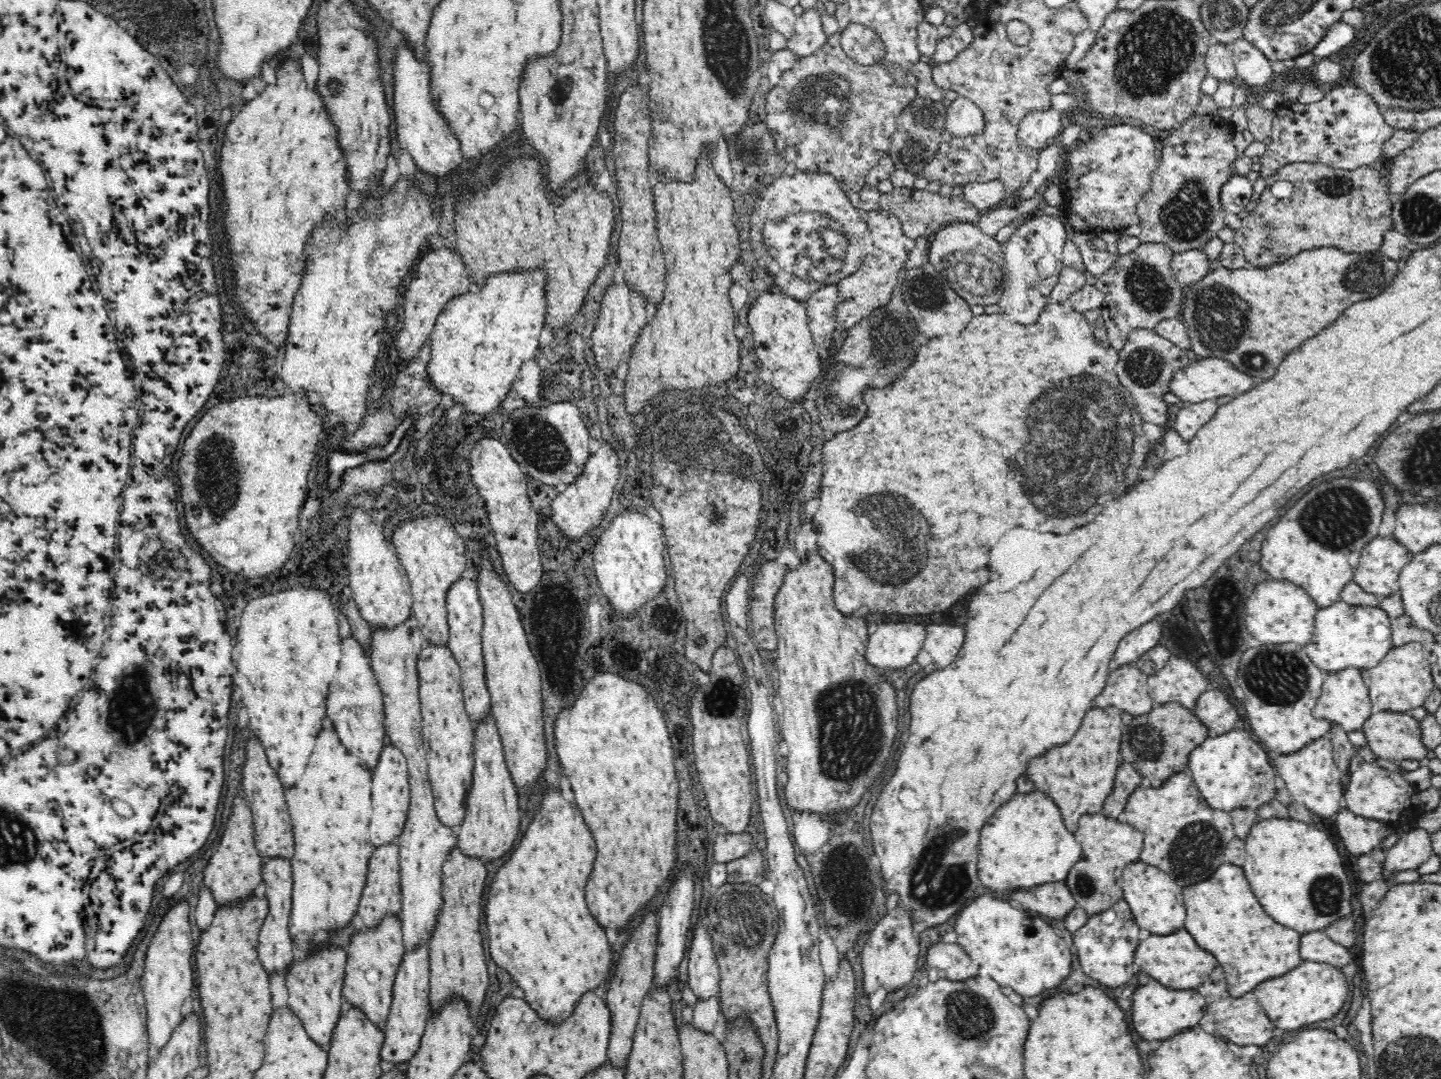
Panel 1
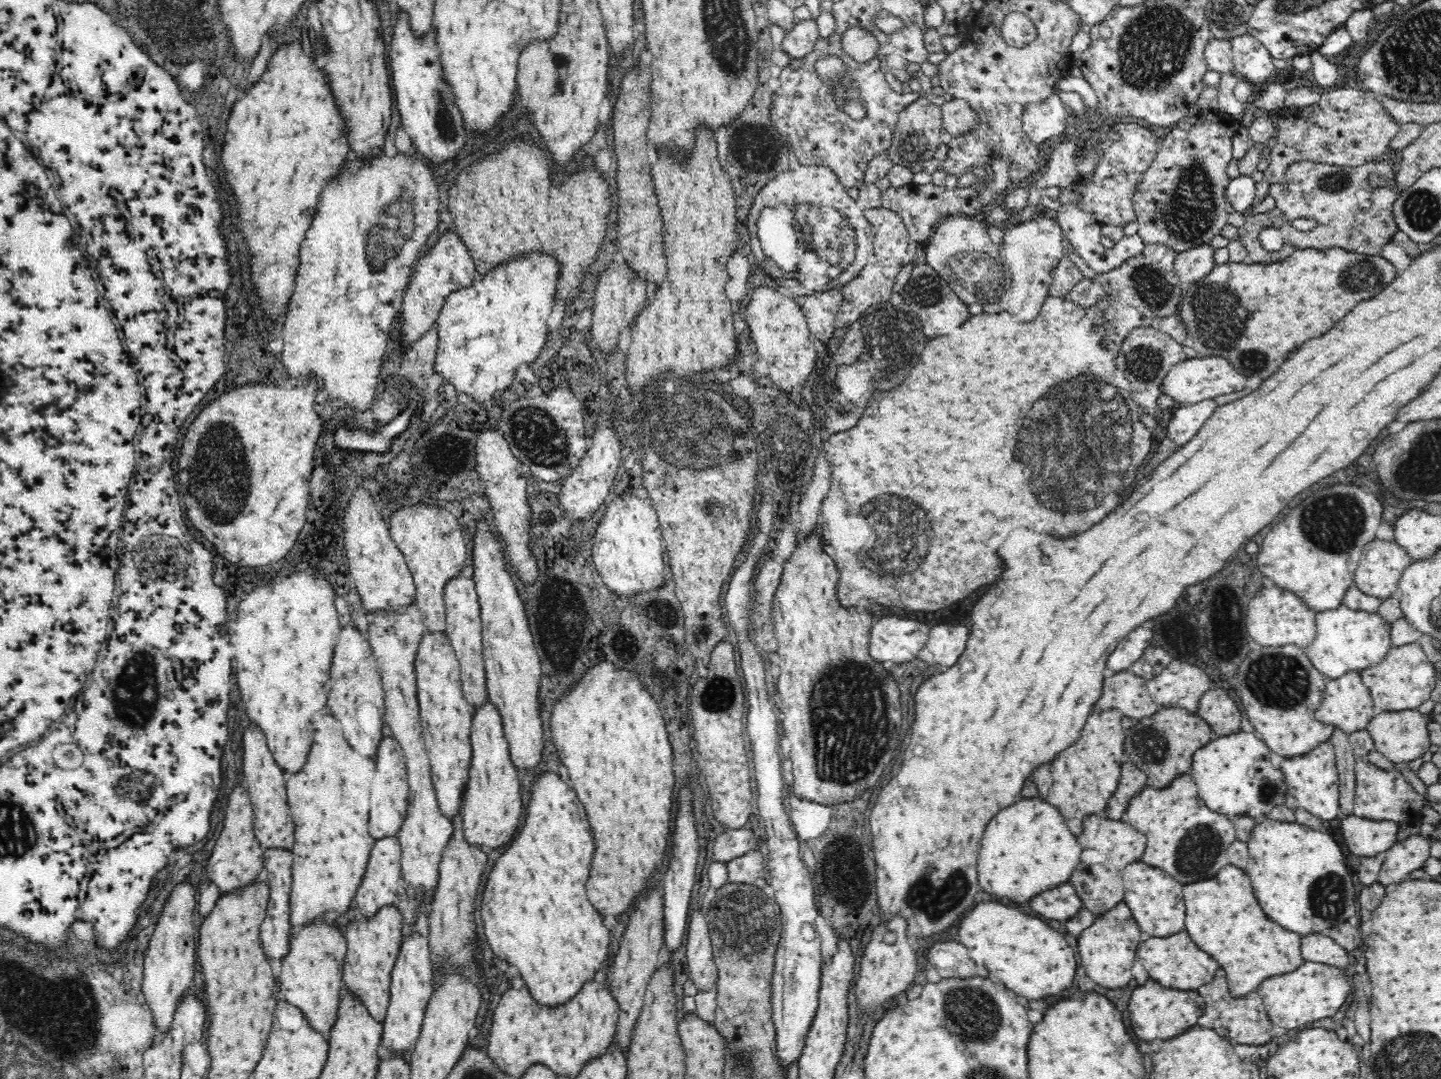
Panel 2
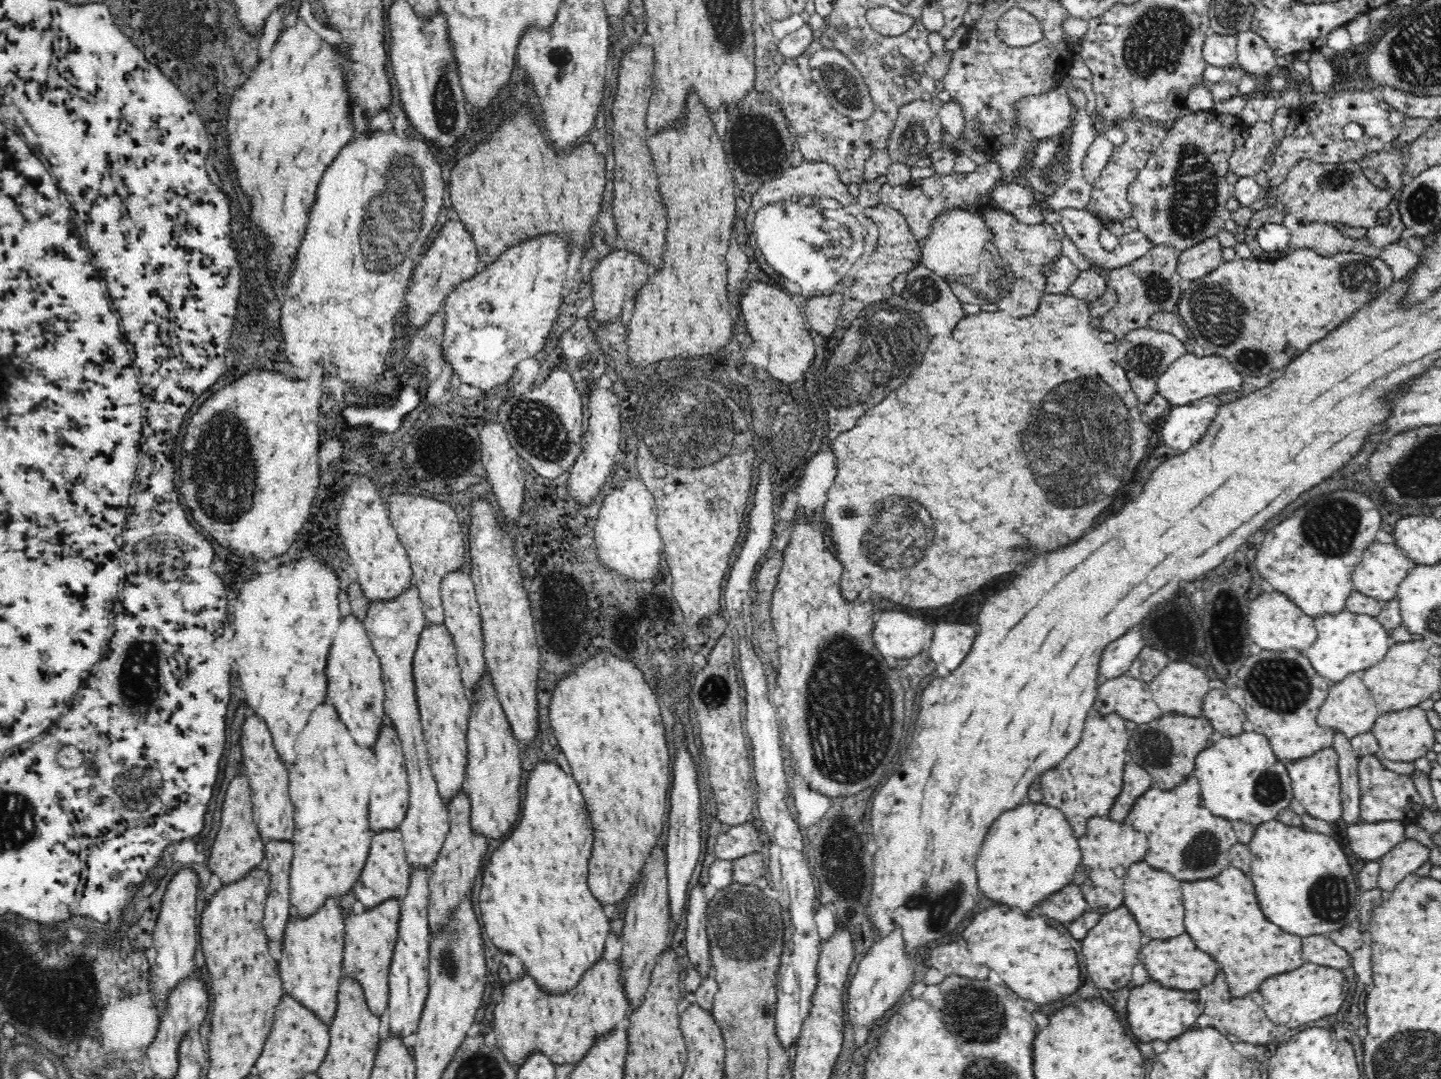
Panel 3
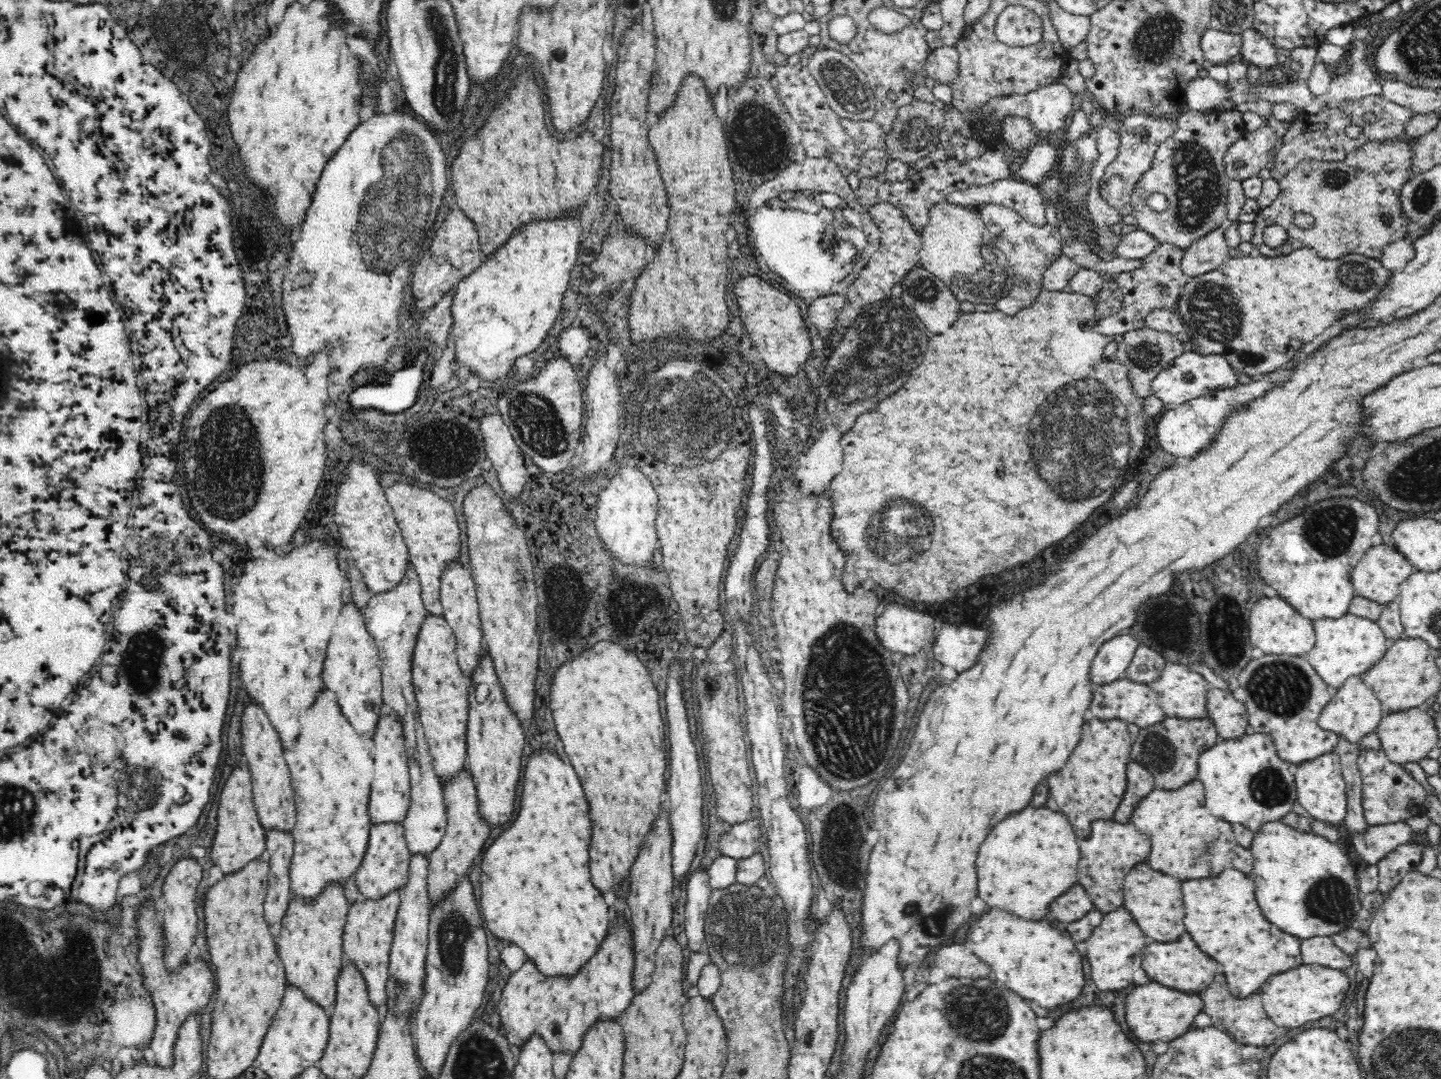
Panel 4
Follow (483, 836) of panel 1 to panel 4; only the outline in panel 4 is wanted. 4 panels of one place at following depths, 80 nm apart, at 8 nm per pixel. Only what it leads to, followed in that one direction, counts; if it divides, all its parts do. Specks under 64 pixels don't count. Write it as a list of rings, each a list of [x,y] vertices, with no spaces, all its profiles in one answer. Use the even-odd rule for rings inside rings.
[[[488,648],[482,650],[470,678],[470,706],[467,720],[466,765],[476,777],[476,789],[482,812],[488,824],[501,826],[512,818],[516,787],[522,772],[522,748],[524,748],[524,726],[522,719],[512,708],[500,677],[496,672],[494,659]]]

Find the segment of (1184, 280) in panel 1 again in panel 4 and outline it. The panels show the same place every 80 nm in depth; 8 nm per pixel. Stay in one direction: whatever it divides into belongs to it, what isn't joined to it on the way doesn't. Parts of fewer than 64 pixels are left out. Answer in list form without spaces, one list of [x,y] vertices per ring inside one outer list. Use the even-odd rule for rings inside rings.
[[[1226,221],[1222,226],[1212,229],[1185,248],[1182,268],[1188,278],[1201,276],[1216,270],[1230,258],[1230,246],[1226,242]]]

